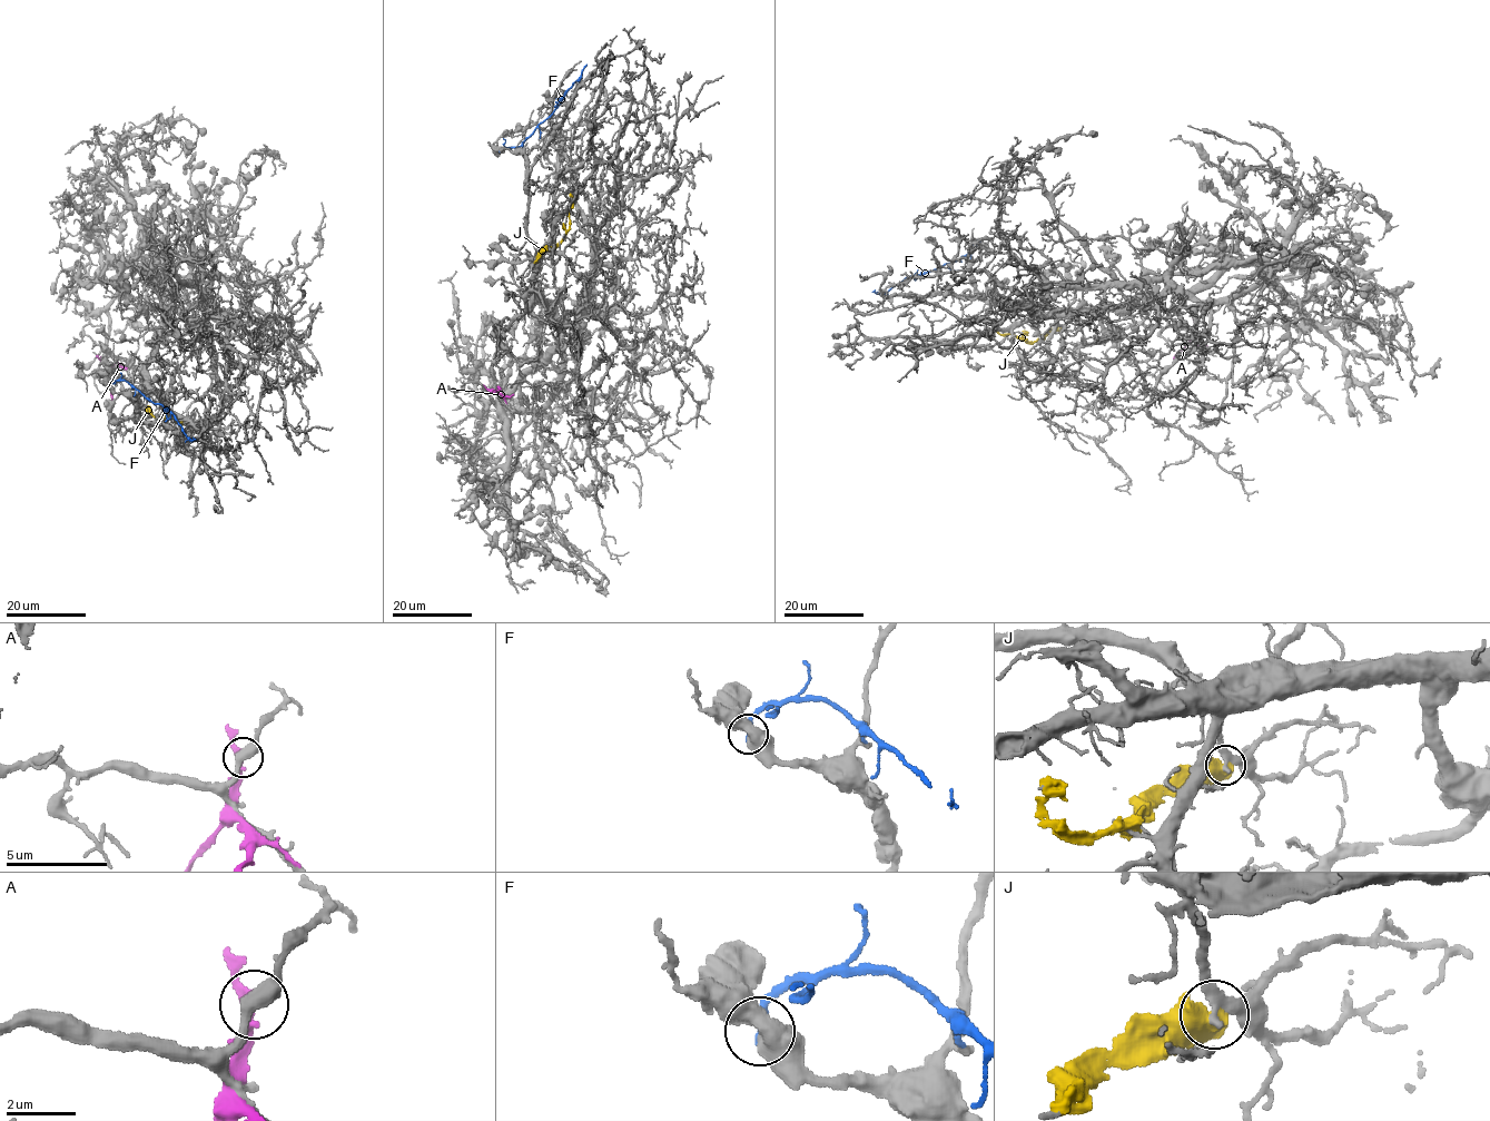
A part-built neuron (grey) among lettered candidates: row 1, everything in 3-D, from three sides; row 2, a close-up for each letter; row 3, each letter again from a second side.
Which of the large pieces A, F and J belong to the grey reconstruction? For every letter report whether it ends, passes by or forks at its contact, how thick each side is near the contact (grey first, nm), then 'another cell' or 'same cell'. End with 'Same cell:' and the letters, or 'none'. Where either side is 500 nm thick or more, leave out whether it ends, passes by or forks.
A: it passes by; 280 nm thick on the grey side, 260 nm on the other; another cell
F: it ends there; 480 nm thick on the grey side, 300 nm on the other; another cell
J: 280 nm thick on the grey side, 600 nm on the other; another cell
Same cell: none

